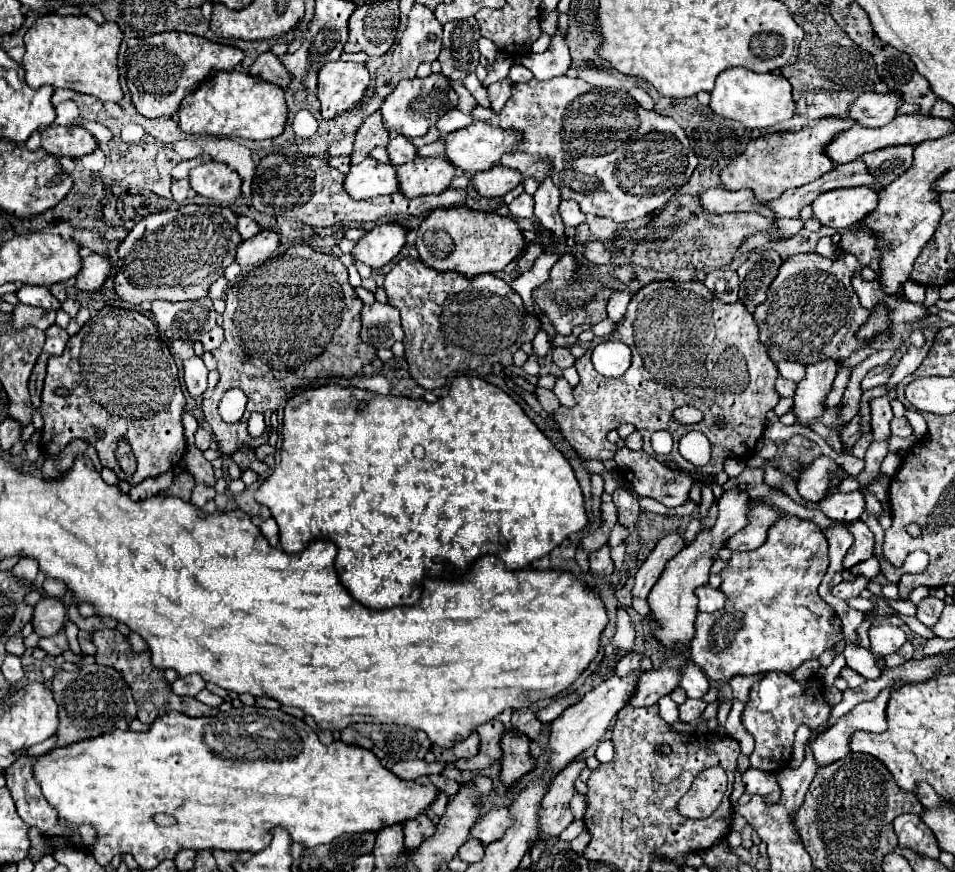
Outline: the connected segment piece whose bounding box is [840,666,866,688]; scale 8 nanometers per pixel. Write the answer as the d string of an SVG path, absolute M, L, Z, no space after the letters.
M844 666L844 668L842 668L840 676L848 682L848 688L856 688L856 686L860 686L862 682L866 682L866 678L864 678L864 676L860 676L858 672L854 672L854 670L852 670L852 668L848 668L848 666Z

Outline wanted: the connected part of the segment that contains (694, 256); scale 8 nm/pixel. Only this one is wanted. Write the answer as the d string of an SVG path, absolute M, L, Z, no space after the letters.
M690 194L678 196L678 198L670 200L670 204L666 204L666 208L662 210L662 214L658 216L656 222L674 224L678 220L684 220L684 226L680 230L676 230L666 242L648 242L648 244L630 242L624 248L624 256L628 258L628 262L632 262L636 266L644 266L644 268L652 268L652 270L672 275L682 268L708 270L732 264L738 248L744 244L744 240L748 240L756 232L766 232L770 236L770 242L782 242L782 240L790 238L790 236L784 236L780 230L776 230L776 224L772 220L764 220L764 216L758 216L756 212L726 214L726 216L718 216L718 223L707 224L706 222L714 220L706 219L709 215L703 208L700 208L696 196L690 196Z

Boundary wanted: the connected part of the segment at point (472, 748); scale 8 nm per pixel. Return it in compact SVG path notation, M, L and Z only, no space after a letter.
M476 734L468 736L468 740L464 740L462 744L458 744L458 748L462 748L462 756L464 756L464 758L474 756L474 754L476 754L476 746L478 746L478 736L476 736Z

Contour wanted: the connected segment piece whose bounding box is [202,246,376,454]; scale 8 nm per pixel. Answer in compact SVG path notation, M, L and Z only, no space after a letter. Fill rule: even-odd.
M292 246L284 254L270 258L262 266L252 268L250 272L242 274L236 284L232 284L226 292L226 310L224 318L224 342L220 348L212 352L218 362L220 382L218 386L208 392L202 400L202 412L206 422L210 424L216 440L218 450L222 454L232 454L240 446L258 448L268 442L270 432L270 416L278 410L280 404L288 400L288 396L296 388L318 388L324 386L330 378L352 378L356 376L366 364L376 360L376 350L360 340L360 310L362 300L356 296L354 288L348 284L346 266L332 254L316 252L308 246ZM240 388L248 396L246 412L240 422L226 424L218 414L218 402L226 390ZM252 412L264 414L266 432L260 438L250 438L246 430L246 420Z

